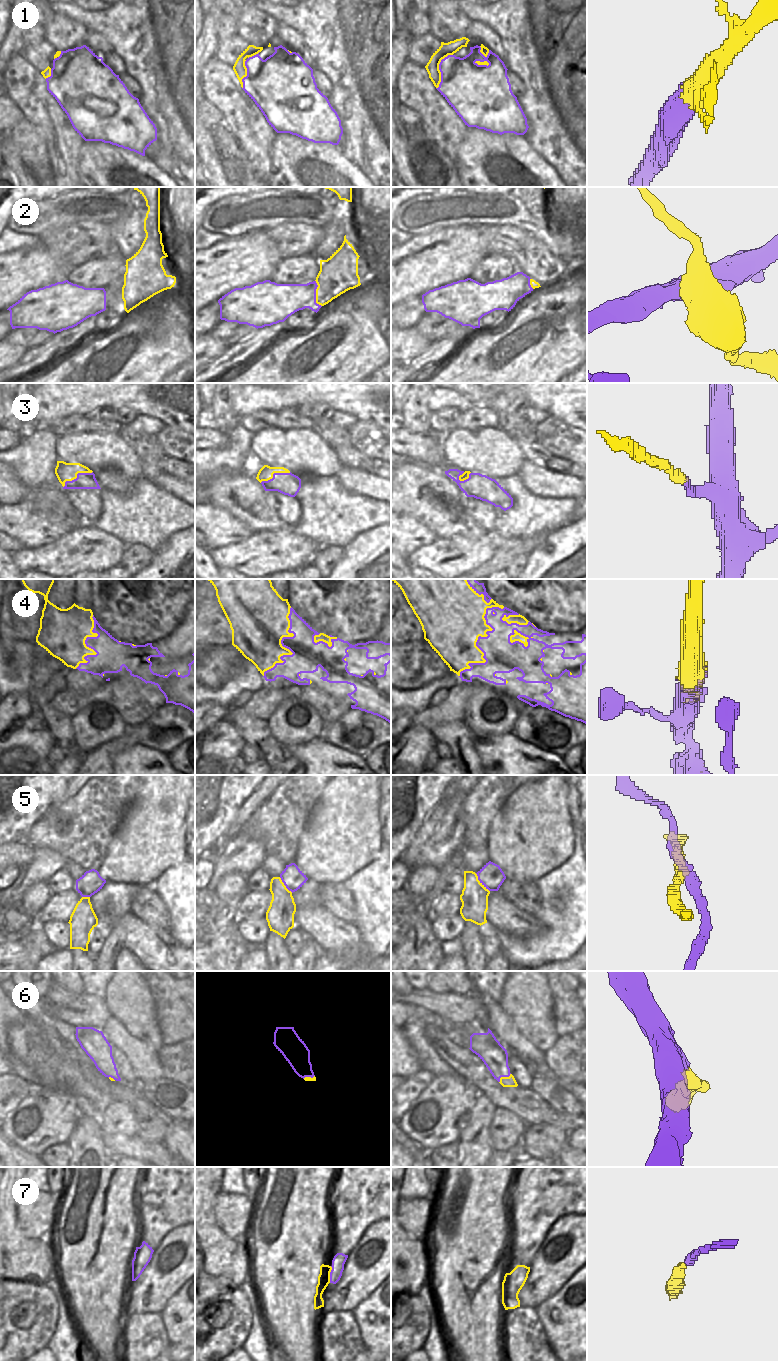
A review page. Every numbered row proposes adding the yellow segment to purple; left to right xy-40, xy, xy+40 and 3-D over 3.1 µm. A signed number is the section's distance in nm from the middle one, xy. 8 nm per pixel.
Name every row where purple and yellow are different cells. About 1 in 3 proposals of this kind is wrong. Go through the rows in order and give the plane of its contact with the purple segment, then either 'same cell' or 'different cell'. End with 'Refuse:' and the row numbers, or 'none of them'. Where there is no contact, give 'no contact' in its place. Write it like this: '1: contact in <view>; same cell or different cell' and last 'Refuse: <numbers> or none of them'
1: contact in xy+40; same cell
2: contact in xy; different cell
3: contact in xy-40; same cell
4: contact in xy+40; same cell
5: contact in xy+40; different cell
6: contact in xy+40; same cell
7: contact in xy; same cell
Refuse: 2, 5

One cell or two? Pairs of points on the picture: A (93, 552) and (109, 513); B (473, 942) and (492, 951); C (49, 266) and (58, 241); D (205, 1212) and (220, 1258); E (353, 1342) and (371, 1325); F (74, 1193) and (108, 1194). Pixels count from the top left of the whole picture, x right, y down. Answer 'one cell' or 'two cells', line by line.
A: two cells
B: two cells
C: two cells
D: one cell
E: two cells
F: one cell

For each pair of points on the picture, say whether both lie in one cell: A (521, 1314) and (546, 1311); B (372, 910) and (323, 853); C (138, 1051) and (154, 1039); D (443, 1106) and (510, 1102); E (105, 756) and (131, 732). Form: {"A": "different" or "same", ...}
{"A": "different", "B": "different", "C": "different", "D": "different", "E": "same"}

